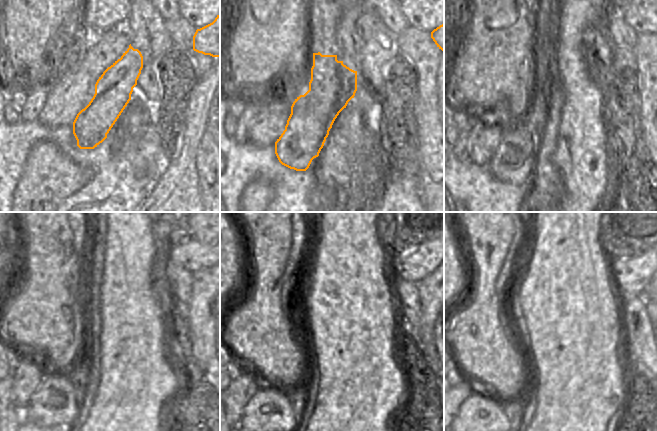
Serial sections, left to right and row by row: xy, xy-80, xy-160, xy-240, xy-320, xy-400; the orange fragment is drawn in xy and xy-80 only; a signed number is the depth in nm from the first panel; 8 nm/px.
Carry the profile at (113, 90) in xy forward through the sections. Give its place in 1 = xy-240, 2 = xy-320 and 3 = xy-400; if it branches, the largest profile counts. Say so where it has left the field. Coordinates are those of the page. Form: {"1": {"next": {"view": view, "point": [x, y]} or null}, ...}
{"1": {"next": {"view": "xy-240", "point": [53, 403]}}, "2": {"next": {"view": "xy-320", "point": [269, 412]}}, "3": {"next": {"view": "xy-400", "point": [481, 415]}}}

